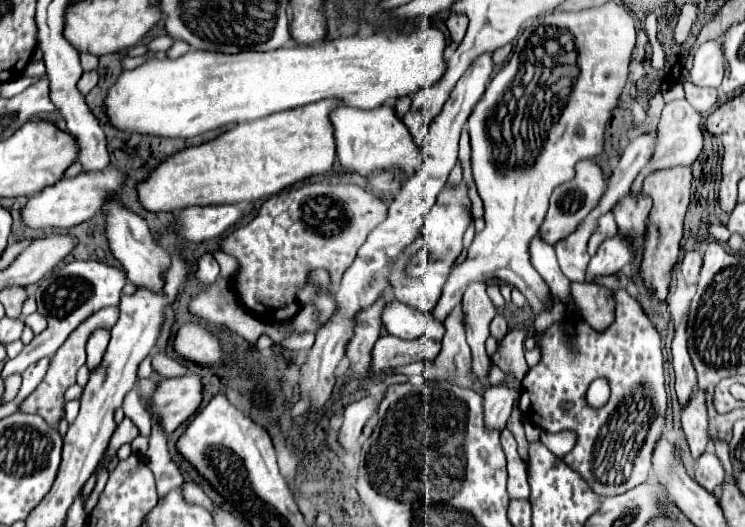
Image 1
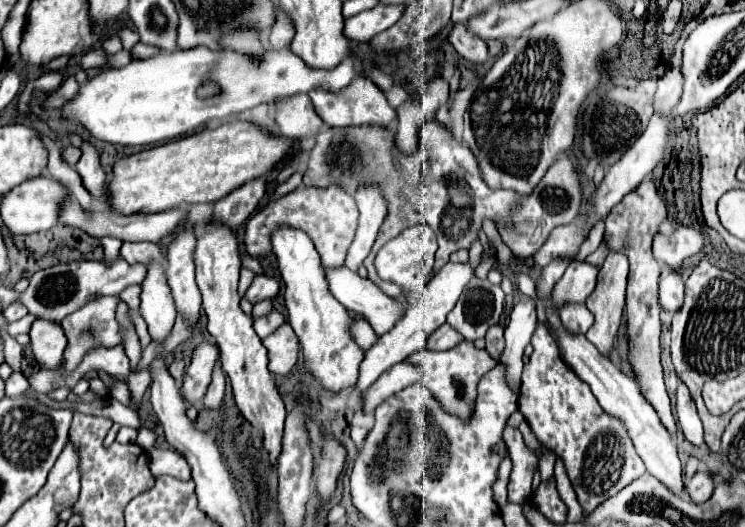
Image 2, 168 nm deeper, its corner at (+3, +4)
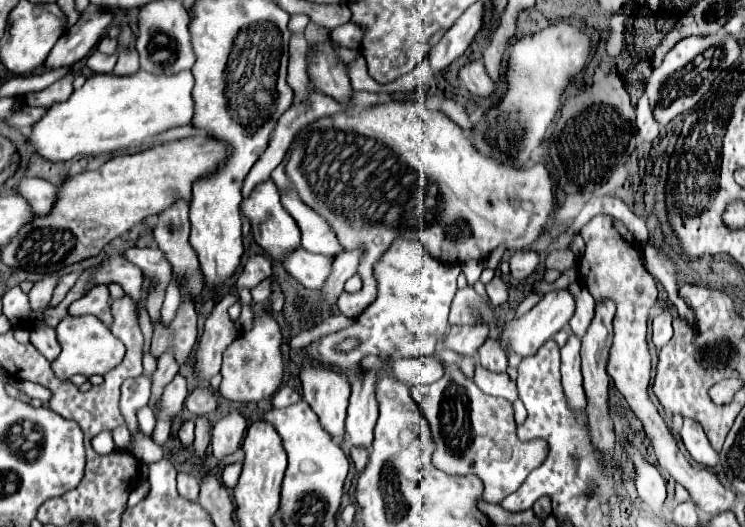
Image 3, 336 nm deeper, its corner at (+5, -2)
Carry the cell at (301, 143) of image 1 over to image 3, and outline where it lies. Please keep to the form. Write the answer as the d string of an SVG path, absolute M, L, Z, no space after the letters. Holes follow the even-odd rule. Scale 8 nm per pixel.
M205 133L161 143L139 153L109 159L95 171L85 171L59 187L59 199L47 217L35 217L21 233L3 247L1 259L9 267L31 273L55 273L63 267L99 255L115 237L125 235L151 215L163 213L175 201L191 201L193 183L213 175L227 159L229 145Z

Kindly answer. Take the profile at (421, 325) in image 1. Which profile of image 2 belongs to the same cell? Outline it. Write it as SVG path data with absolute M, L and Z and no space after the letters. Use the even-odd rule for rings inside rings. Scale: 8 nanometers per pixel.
M327 267L325 277L331 295L350 312L363 313L377 335L389 331L397 319L403 317L391 297L381 293L369 279L361 279L357 273L347 271L347 267Z

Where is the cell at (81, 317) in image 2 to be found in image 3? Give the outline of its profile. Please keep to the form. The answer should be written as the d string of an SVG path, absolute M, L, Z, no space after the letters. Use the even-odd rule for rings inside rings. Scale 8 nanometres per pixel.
M95 285L95 289L91 289L85 297L81 297L79 301L75 301L69 307L71 317L81 317L85 313L95 315L99 321L103 321L107 327L111 327L113 315L111 315L111 307L109 307L109 289L105 285Z

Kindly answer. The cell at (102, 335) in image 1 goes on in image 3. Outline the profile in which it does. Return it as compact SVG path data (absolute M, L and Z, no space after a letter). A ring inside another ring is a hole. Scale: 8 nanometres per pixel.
M149 407L139 409L139 411L137 411L137 419L139 419L139 427L143 429L143 433L151 435L151 431L153 431L153 427L155 427L155 421L157 421L153 409L149 409Z

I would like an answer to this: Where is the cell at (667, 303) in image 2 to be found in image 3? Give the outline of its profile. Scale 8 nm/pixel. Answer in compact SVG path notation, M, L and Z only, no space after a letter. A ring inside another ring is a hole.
M663 309L653 317L653 343L661 349L673 337L673 315L669 309Z

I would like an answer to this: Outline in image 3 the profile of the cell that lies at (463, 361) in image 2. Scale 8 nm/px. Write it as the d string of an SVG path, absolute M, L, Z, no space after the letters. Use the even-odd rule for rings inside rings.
M445 365L445 377L431 385L415 385L411 387L411 395L417 401L419 409L427 417L433 439L437 443L437 449L433 453L433 465L449 475L467 475L473 473L481 477L485 485L485 501L487 503L501 503L509 493L517 491L519 485L525 481L525 477L545 459L547 445L545 441L529 441L521 443L515 433L515 420L513 405L507 399L495 399L485 395L473 379L469 379L459 367Z

